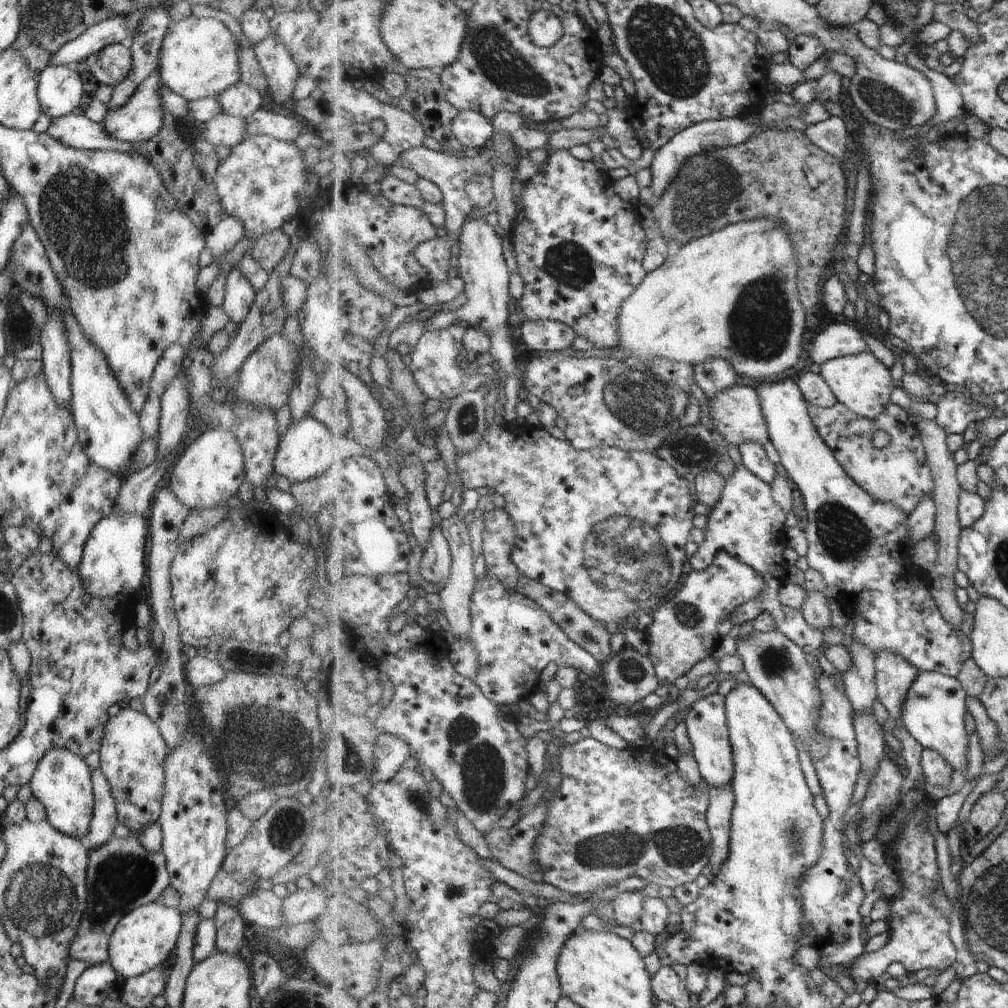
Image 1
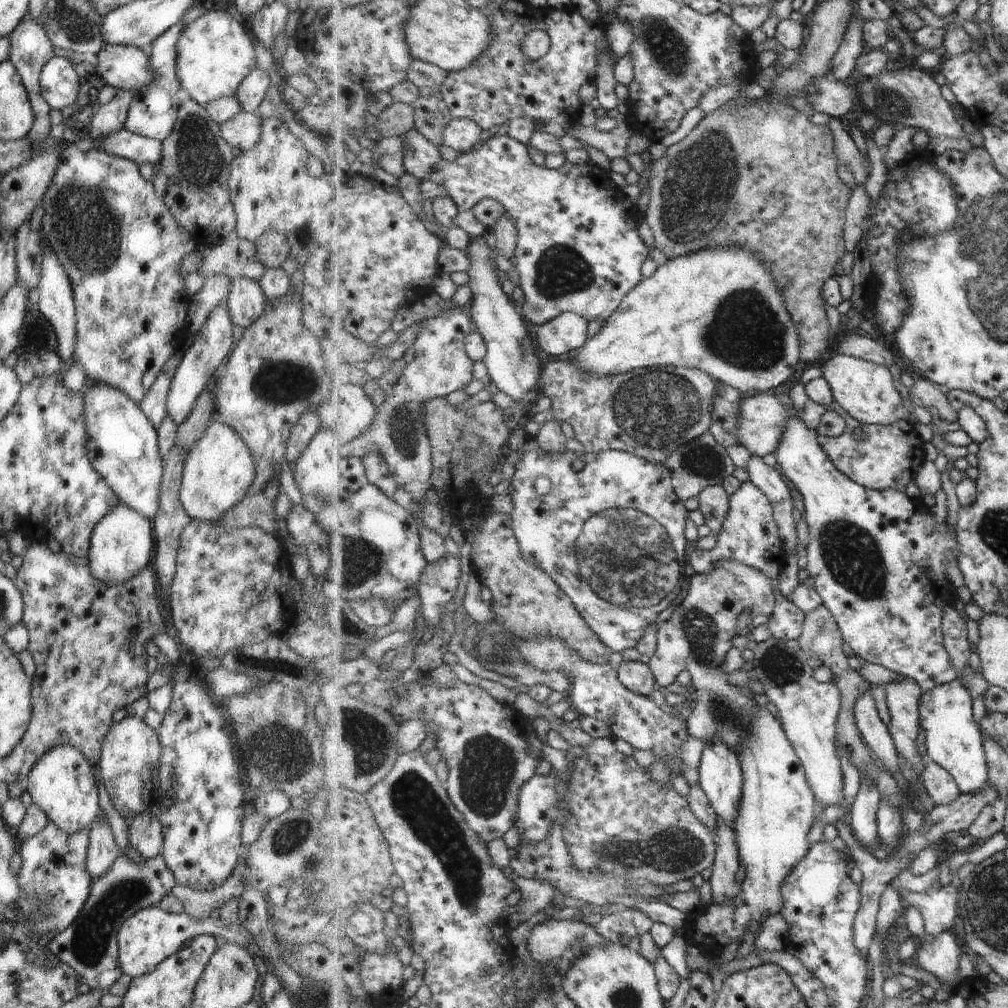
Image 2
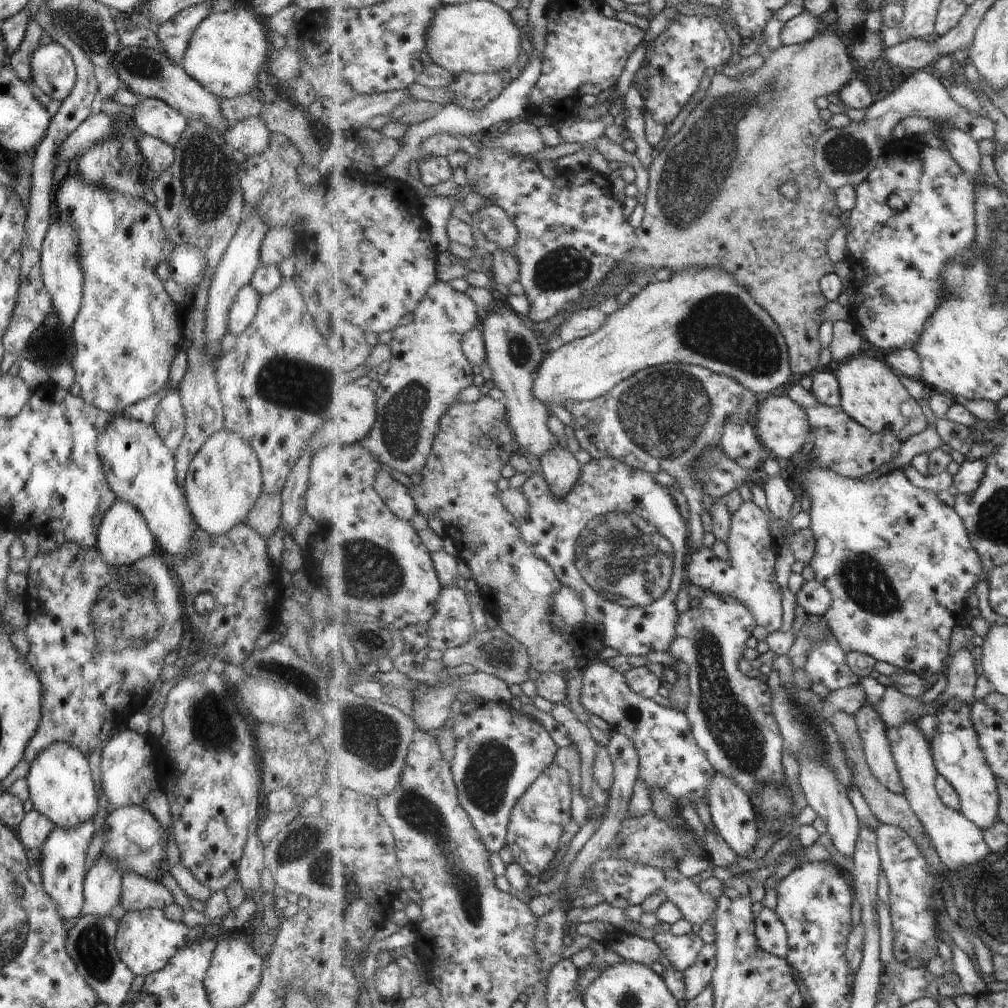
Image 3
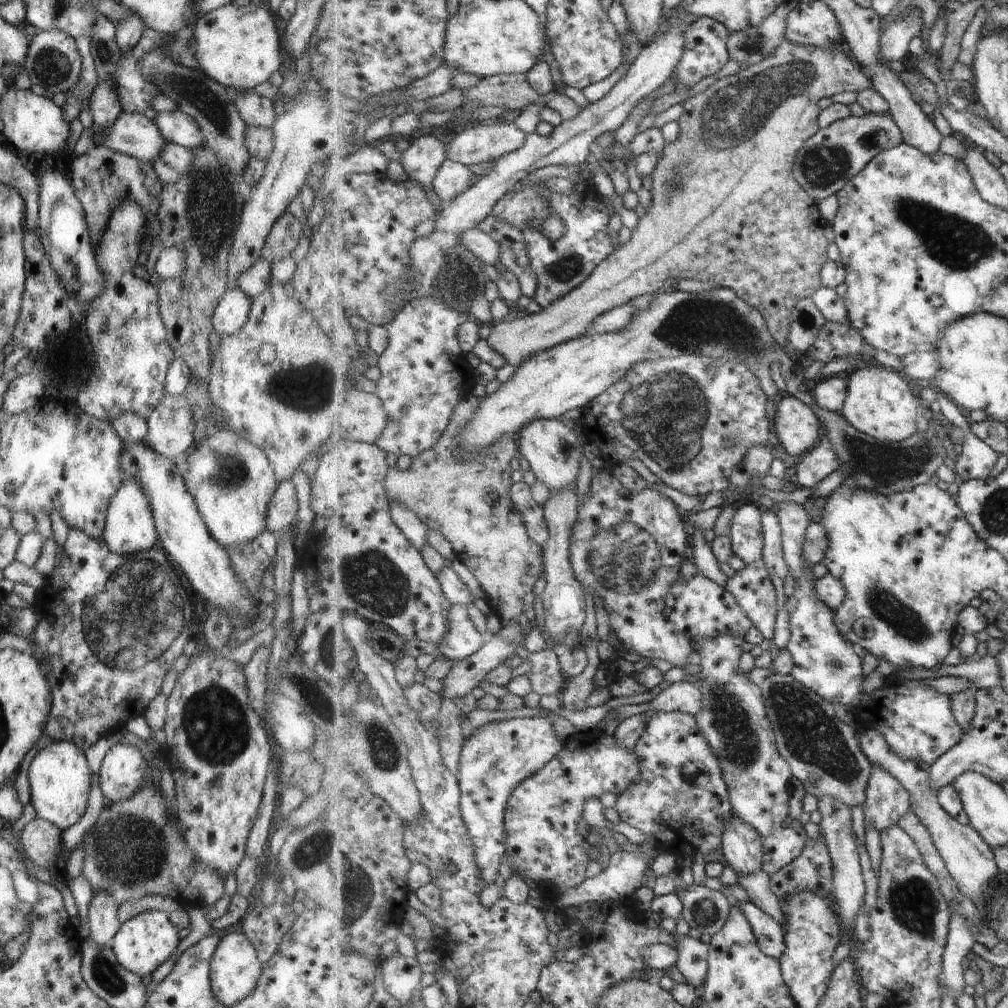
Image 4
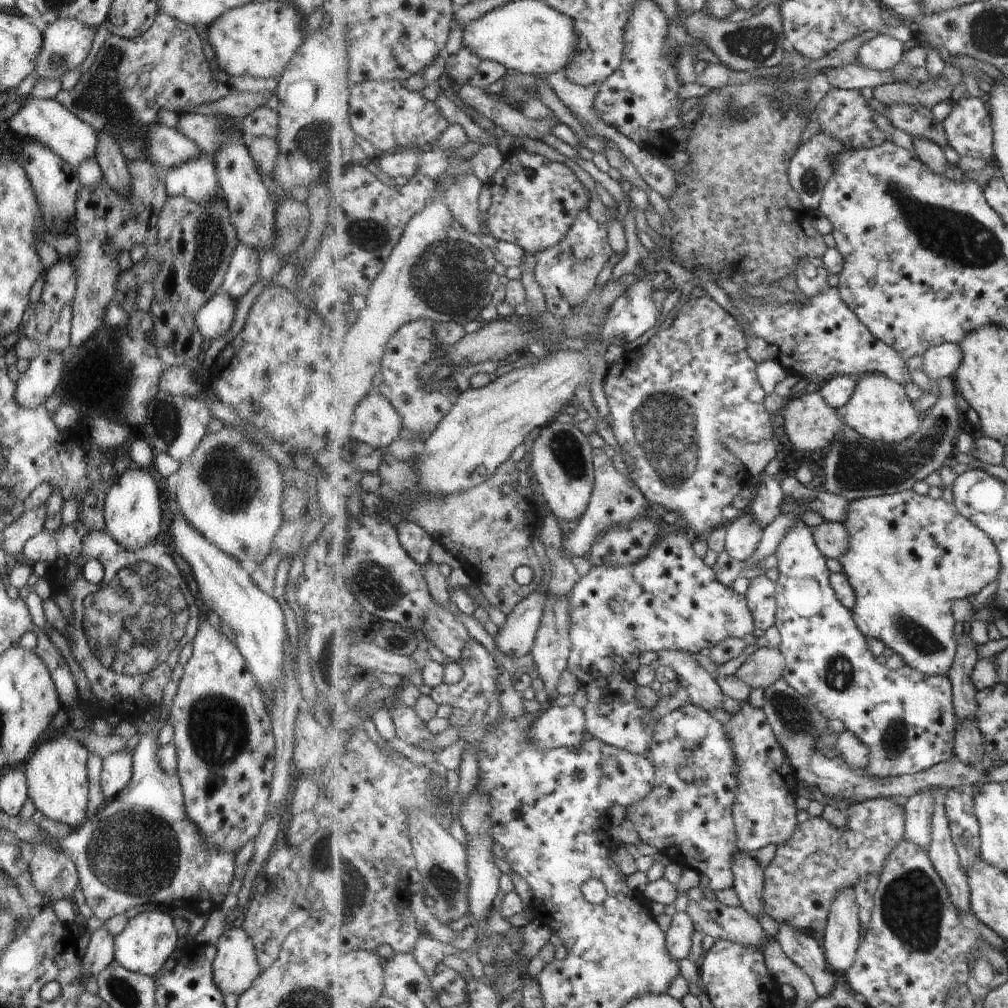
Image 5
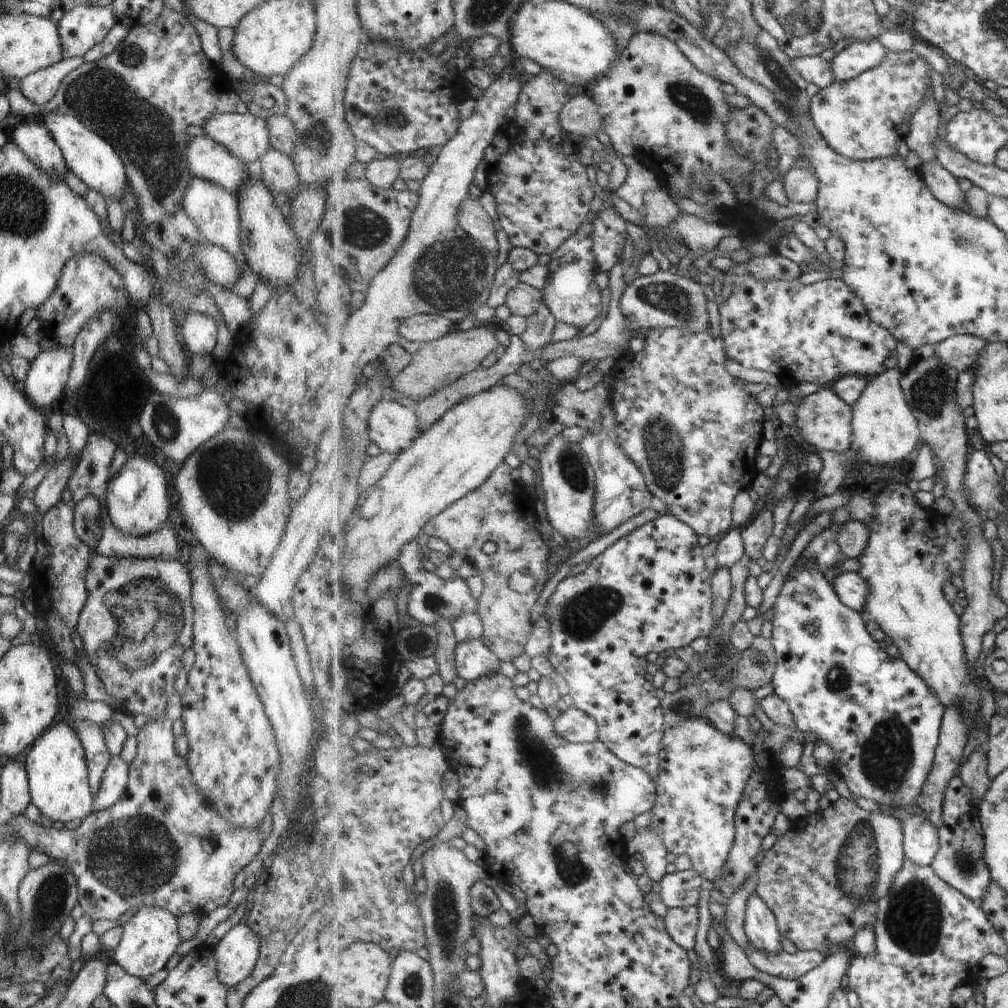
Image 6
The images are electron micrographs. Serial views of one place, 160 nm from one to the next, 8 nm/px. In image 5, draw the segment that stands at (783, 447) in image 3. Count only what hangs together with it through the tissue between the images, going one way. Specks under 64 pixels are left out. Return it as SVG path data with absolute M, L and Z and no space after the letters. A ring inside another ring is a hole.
M820 391L793 396L785 404L782 415L785 417L786 431L791 442L803 452L815 453L815 450L827 451L835 440L835 435L847 424L844 418L838 416L838 410L834 409L821 396Z

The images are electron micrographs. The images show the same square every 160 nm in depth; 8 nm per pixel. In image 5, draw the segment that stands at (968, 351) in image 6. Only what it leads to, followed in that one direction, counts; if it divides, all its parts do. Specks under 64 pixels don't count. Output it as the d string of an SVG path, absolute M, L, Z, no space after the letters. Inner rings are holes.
M945 343L931 347L922 354L922 370L930 381L957 374L963 362L963 353L958 343Z

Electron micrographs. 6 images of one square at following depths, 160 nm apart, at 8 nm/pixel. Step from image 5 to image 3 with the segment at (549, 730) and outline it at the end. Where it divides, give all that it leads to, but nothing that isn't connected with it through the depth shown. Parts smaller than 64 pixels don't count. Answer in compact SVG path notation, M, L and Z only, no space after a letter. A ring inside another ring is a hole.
M478 698L463 707L458 705L452 724L456 738L456 755L451 765L455 784L458 786L459 800L467 814L470 814L487 848L492 853L497 853L505 844L507 845L511 813L515 805L543 771L554 763L560 748L553 742L543 725L515 711L508 703Z

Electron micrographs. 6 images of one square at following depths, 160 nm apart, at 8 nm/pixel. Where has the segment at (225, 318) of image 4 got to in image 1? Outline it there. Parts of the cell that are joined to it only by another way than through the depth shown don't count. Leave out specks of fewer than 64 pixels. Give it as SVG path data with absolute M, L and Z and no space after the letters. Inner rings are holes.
M233 266L225 275L224 297L220 304L229 321L237 325L243 321L256 292L241 271Z

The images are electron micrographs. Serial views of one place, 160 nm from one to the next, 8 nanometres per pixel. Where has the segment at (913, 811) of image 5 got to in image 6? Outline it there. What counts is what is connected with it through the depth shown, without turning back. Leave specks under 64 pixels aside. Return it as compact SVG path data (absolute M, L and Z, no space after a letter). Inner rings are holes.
M919 810L906 815L902 821L906 858L911 859L919 866L931 865L940 849L940 832L938 828L927 817L921 816Z

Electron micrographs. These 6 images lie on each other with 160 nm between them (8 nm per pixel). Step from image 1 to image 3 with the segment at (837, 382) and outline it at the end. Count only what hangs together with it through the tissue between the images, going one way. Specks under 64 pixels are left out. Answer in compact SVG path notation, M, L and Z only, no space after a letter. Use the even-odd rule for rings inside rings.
M860 354L831 366L840 382L842 408L845 413L875 434L891 430L897 440L905 442L927 430L927 416L919 402L901 384L900 375L886 362Z

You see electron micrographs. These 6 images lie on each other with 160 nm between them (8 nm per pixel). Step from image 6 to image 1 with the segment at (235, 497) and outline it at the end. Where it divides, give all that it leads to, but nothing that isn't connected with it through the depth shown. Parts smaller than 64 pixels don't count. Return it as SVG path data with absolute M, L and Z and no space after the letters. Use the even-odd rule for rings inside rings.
M215 427L204 430L186 443L171 470L168 486L189 509L208 509L235 500L244 480L244 462L238 440L228 429Z

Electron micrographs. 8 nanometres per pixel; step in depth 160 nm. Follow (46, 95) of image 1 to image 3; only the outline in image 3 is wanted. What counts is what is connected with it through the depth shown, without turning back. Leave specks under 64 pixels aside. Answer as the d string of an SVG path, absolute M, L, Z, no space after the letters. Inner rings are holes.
M55 42L37 46L29 58L32 85L50 99L63 100L73 88L76 78L71 54Z

